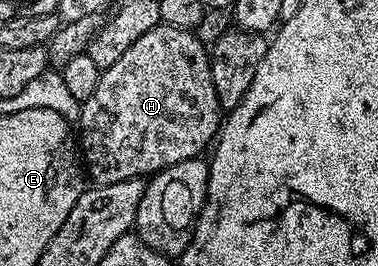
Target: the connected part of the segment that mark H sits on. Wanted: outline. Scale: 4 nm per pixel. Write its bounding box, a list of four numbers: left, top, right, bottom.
[79,23,223,185]

